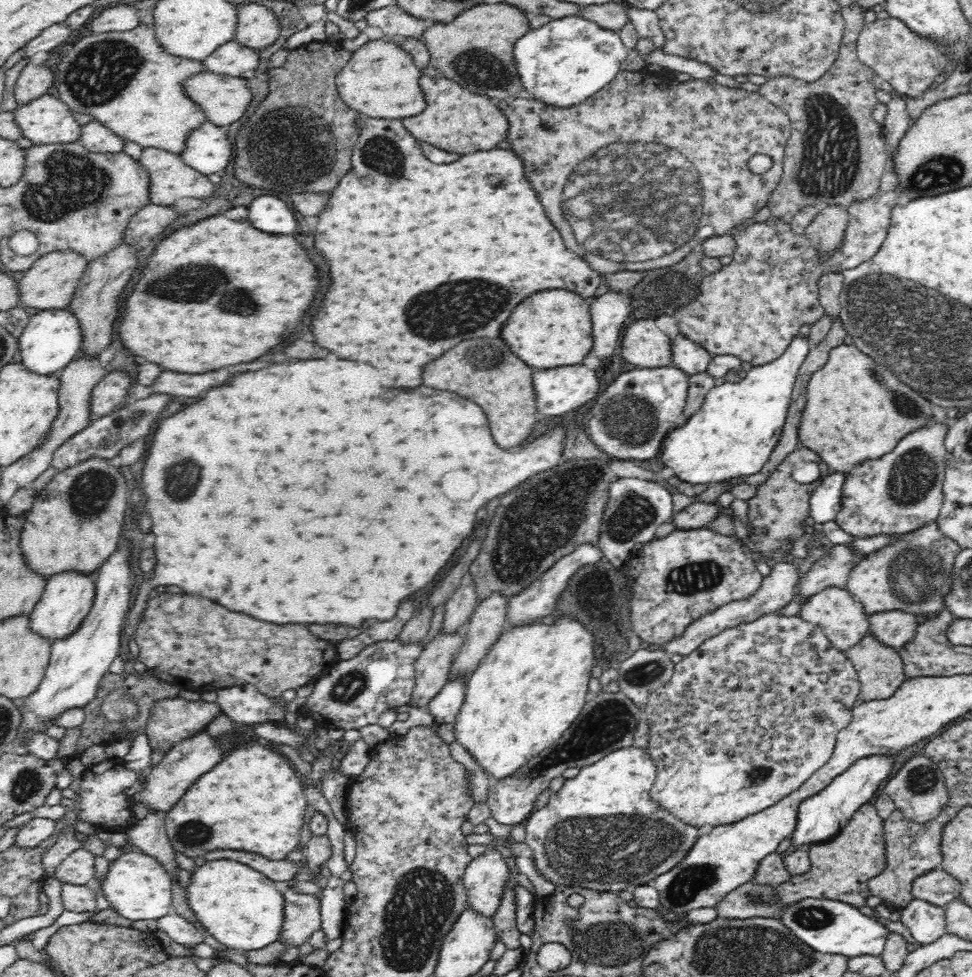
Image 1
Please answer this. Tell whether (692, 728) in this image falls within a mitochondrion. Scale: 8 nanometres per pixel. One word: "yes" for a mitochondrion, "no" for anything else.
no

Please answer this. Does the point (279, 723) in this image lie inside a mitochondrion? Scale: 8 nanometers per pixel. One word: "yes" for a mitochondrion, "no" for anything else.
no

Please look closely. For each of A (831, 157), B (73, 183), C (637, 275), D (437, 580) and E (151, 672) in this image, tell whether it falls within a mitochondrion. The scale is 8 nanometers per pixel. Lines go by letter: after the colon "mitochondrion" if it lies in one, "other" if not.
A: mitochondrion
B: mitochondrion
C: mitochondrion
D: other
E: other

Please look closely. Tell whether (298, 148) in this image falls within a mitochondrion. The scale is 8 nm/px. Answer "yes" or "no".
yes

